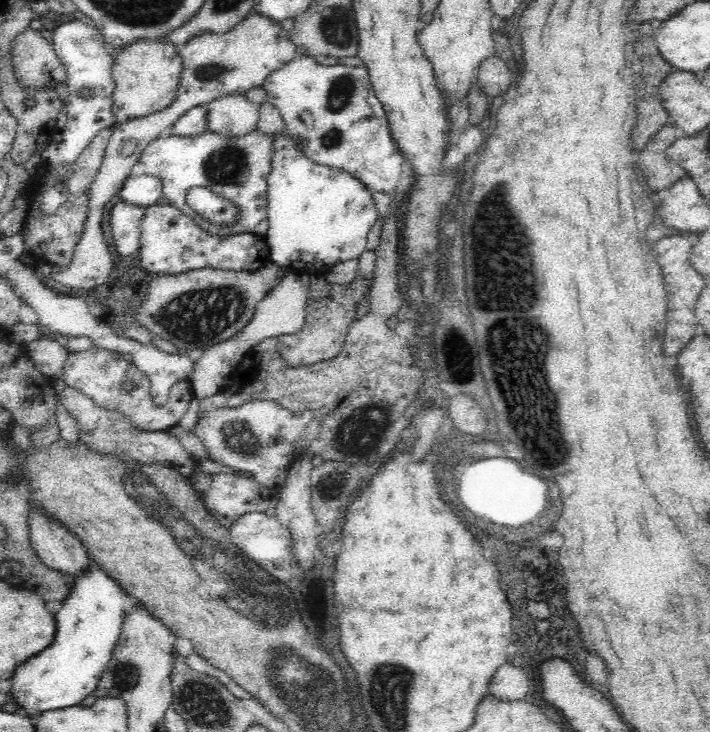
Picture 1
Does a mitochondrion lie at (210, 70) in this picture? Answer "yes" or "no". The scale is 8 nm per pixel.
yes

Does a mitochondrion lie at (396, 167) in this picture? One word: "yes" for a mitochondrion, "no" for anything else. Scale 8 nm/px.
no

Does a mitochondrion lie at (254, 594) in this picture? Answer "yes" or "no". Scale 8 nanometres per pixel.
yes

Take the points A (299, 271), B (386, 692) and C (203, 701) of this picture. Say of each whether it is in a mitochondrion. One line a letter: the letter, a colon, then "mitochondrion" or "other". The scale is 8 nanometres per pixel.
A: other
B: mitochondrion
C: mitochondrion

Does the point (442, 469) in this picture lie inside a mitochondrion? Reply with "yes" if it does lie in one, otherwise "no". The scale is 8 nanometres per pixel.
no

